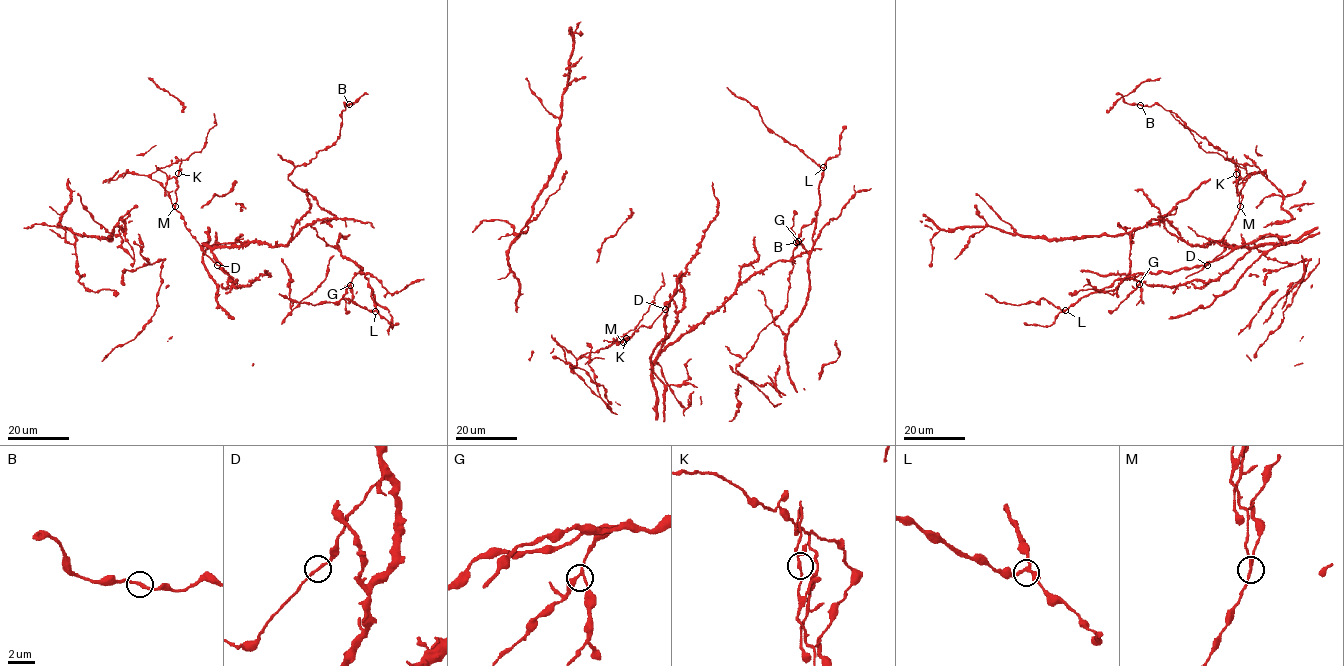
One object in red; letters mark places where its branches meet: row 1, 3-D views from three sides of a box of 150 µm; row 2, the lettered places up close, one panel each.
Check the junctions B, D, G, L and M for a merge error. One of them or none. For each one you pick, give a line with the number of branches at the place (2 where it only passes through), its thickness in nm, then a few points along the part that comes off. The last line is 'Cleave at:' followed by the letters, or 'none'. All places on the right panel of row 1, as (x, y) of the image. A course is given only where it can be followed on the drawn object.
M: 3 branches meet; 170 nm thick; foreign part runs (1240, 206), (1236, 187), (1239, 177), (1236, 189), (1238, 196)
Cleave at: M

